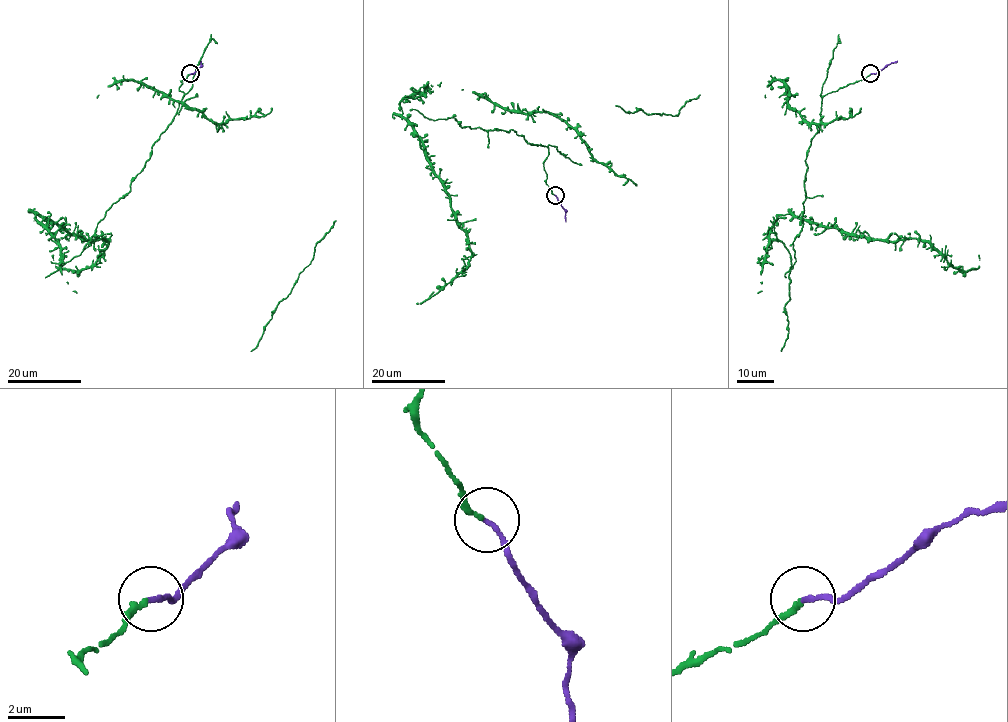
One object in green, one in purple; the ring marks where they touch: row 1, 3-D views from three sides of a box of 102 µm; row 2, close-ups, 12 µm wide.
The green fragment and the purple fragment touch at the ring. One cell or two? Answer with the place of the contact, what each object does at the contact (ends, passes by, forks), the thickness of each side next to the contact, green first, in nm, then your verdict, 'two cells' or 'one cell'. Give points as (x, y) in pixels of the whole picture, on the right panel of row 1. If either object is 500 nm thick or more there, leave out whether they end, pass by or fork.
(870, 73) | green ends | purple ends | 200/150 nm | one cell

